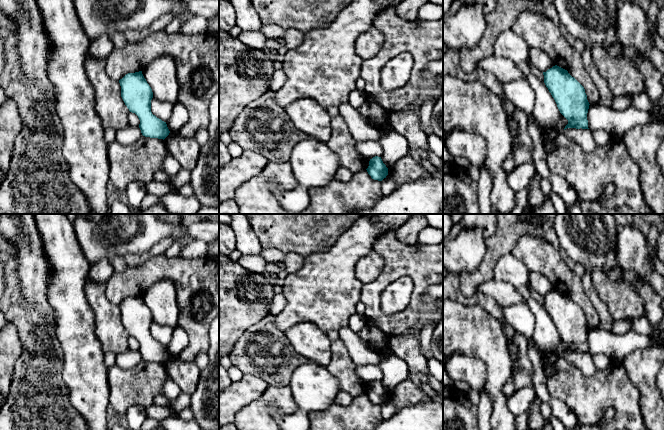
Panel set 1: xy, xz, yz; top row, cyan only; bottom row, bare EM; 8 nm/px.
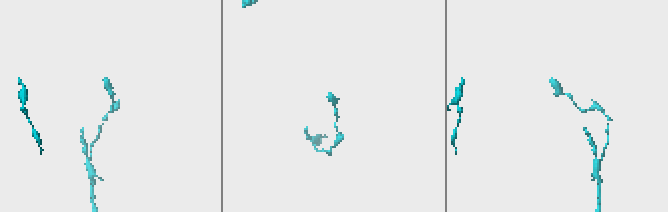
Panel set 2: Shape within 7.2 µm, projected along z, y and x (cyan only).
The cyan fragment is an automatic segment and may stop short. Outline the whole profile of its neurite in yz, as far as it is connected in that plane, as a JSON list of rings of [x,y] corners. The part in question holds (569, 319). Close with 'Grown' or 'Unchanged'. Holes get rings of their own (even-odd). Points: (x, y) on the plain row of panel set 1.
[[[555,289],[543,296],[544,307],[560,337],[568,344],[567,352],[589,353],[589,326],[584,311],[567,294]]]. Unchanged

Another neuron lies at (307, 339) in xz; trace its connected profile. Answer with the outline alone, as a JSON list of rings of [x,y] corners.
[[[300,322],[284,331],[295,351],[310,362],[326,367],[331,361],[331,341],[312,322]]]

